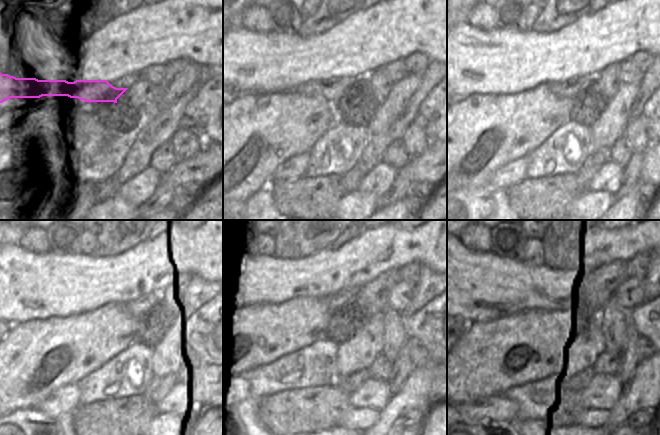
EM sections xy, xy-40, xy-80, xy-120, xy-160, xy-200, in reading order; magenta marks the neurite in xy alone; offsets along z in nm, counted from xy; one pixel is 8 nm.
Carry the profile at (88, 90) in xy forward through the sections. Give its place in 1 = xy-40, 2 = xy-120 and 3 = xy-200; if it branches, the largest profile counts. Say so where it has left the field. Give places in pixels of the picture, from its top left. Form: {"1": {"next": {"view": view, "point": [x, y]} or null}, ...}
{"1": {"next": {"view": "xy-40", "point": [333, 90]}}, "2": {"next": {"view": "xy-120", "point": [138, 307]}}, "3": {"next": {"view": "xy-200", "point": [606, 280]}}}

